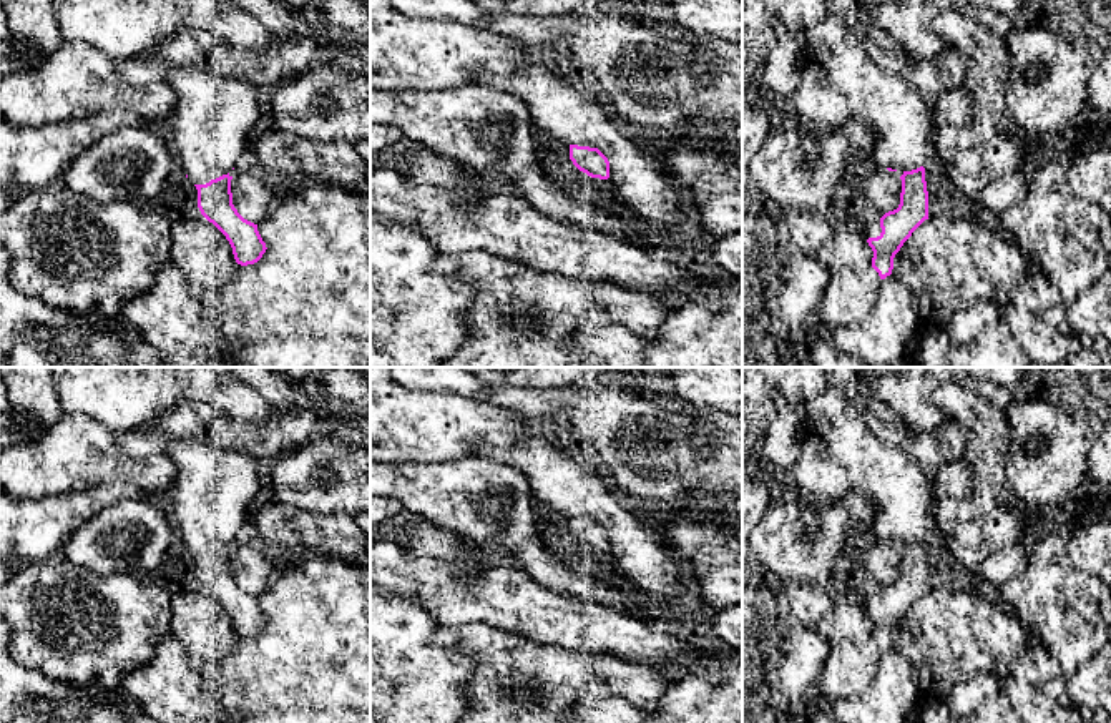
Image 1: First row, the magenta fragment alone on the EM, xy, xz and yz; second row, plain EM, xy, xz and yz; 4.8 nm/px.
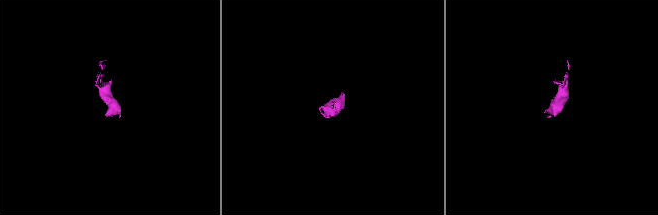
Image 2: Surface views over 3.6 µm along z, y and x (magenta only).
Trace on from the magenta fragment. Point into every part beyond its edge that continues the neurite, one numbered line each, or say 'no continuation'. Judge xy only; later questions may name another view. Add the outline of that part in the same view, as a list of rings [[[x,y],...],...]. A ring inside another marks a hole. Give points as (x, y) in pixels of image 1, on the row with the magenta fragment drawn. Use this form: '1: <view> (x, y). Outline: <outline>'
1: xy (211, 122). Outline: [[[194,65],[171,68],[166,81],[176,96],[168,121],[188,178],[194,184],[206,184],[232,171],[261,116],[257,85],[247,80],[226,78]]]

